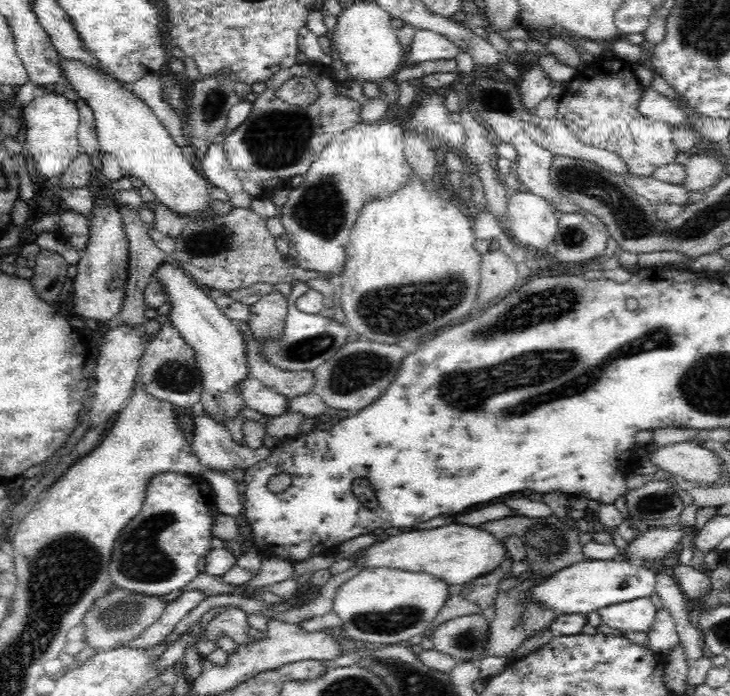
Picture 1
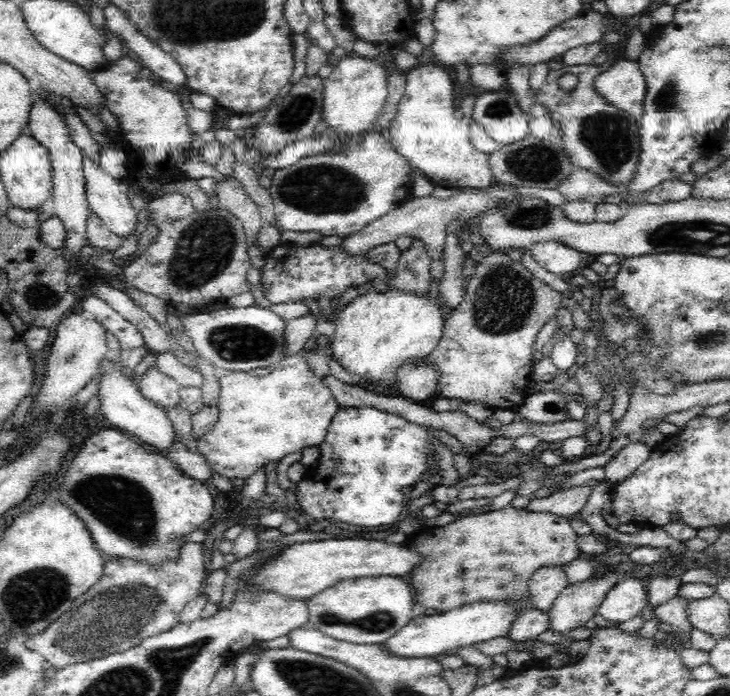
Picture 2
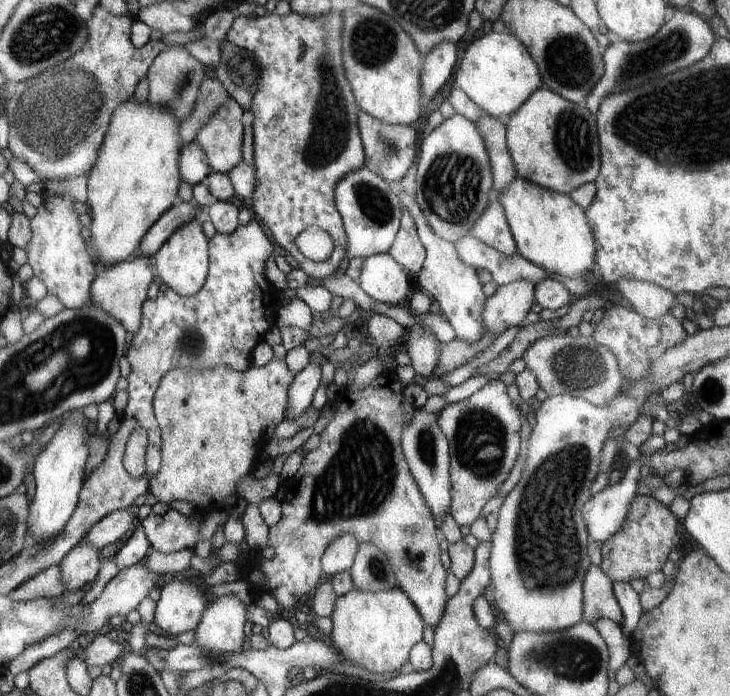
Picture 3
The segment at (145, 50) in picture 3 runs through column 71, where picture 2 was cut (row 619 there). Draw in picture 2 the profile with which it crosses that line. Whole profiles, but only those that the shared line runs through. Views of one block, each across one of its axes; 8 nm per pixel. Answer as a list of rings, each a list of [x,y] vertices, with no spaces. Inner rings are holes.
[[[185,542],[183,548],[181,549],[179,558],[176,561],[169,561],[168,563],[161,563],[160,565],[144,565],[140,562],[128,561],[126,559],[117,558],[116,560],[108,561],[104,564],[103,574],[99,578],[98,582],[94,586],[90,587],[90,590],[86,590],[84,594],[78,595],[78,598],[74,598],[71,608],[66,611],[58,620],[54,620],[50,626],[46,627],[46,630],[30,636],[28,640],[24,641],[24,644],[33,651],[42,654],[42,657],[46,659],[47,662],[52,664],[52,669],[60,670],[68,664],[74,664],[76,662],[90,662],[96,658],[104,658],[109,654],[114,654],[115,652],[128,650],[132,646],[136,646],[139,642],[142,642],[143,638],[150,638],[157,634],[165,633],[172,627],[179,624],[179,617],[182,610],[187,606],[187,604],[195,599],[200,592],[200,587],[202,583],[206,580],[206,564],[204,564],[204,556],[206,556],[206,548],[204,548],[202,543],[198,542]]]

